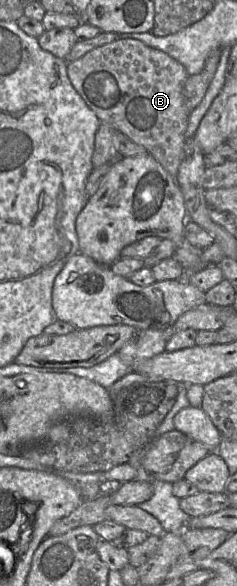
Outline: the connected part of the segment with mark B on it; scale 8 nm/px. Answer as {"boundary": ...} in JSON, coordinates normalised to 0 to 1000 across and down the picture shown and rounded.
{"boundary":[[[502,67],[409,80],[333,101],[283,106],[283,128],[308,150],[405,195],[422,212],[464,213],[485,225],[506,225],[565,244],[603,249],[717,300],[743,302],[776,270],[789,239],[781,224],[802,198],[772,164],[772,148],[797,128],[759,106],[578,67]]]}

